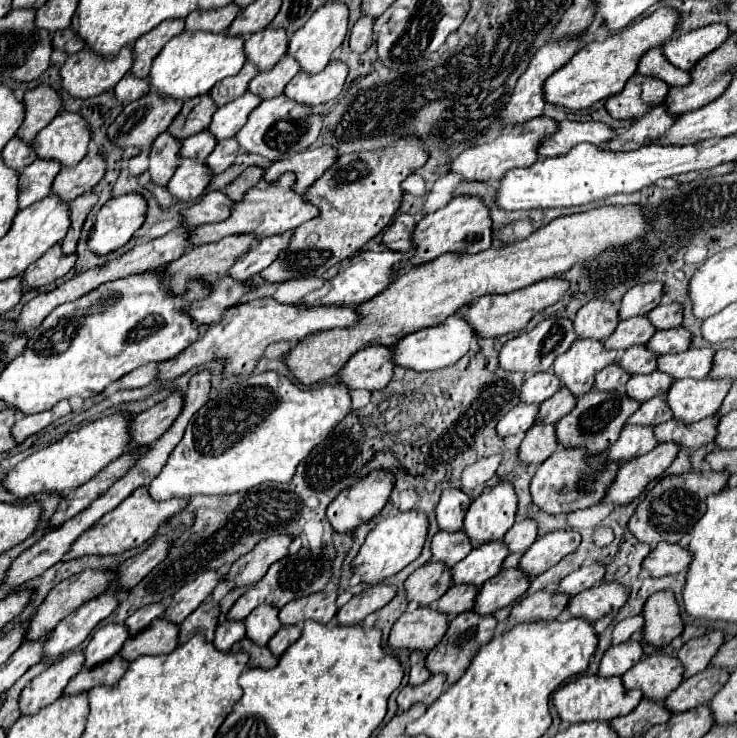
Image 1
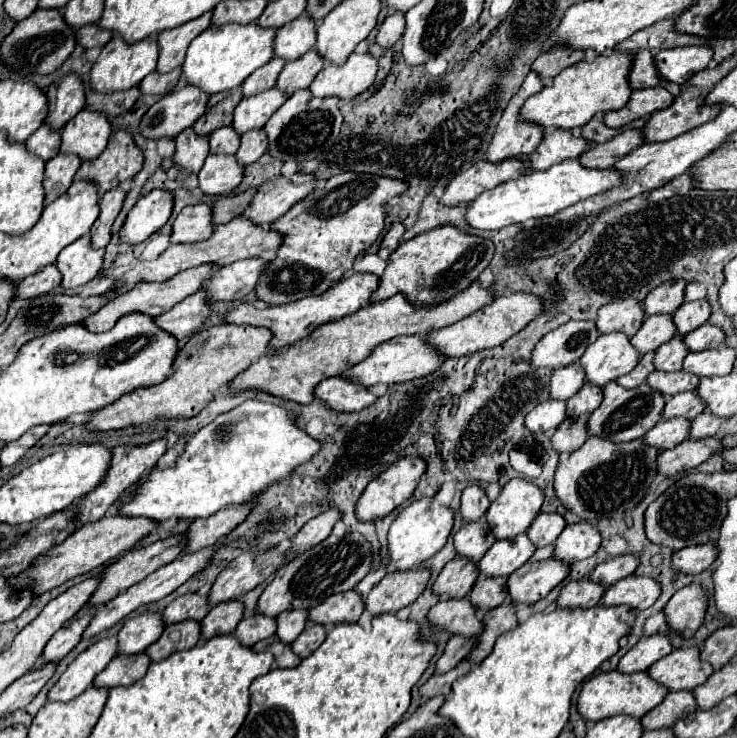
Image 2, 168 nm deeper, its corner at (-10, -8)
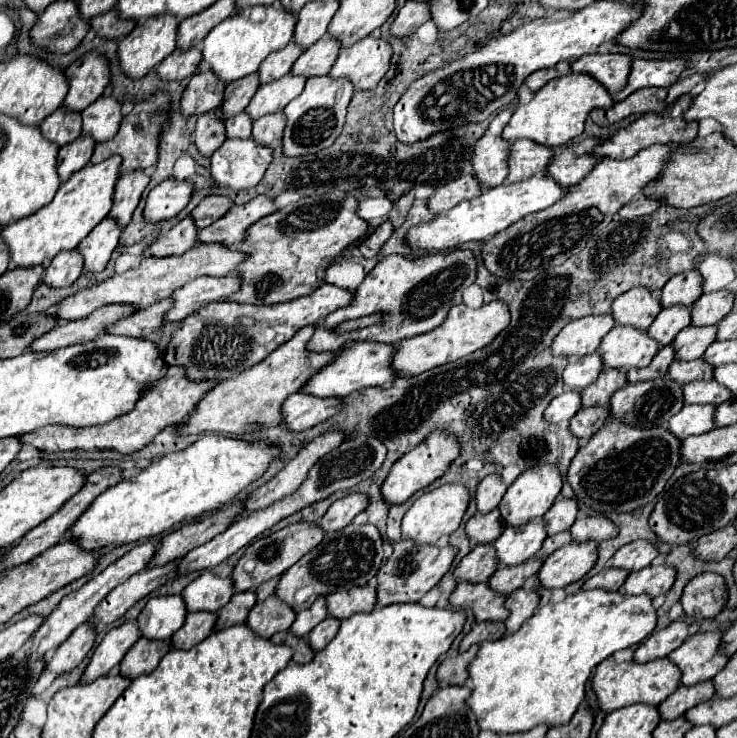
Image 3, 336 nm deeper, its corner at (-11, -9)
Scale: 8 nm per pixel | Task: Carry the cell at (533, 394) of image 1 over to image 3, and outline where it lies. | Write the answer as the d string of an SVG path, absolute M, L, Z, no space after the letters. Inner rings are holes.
M585 355L581 359L569 359L565 371L563 371L563 383L567 389L581 393L587 385L591 385L601 373L599 355Z

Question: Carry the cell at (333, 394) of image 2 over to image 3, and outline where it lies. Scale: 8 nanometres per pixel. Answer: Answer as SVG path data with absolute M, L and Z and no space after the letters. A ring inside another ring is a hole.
M297 391L283 403L283 417L289 429L305 431L335 417L341 411L343 403L345 401L339 397L313 397L309 393Z

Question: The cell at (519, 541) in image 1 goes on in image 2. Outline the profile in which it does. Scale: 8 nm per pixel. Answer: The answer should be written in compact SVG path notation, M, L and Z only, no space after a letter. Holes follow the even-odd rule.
M542 512L542 514L536 516L536 520L532 522L532 526L528 528L528 536L530 536L530 540L538 548L542 548L546 544L552 544L560 536L560 532L564 530L564 526L566 526L566 522L564 522L564 518L560 514L556 514L556 512L544 514Z

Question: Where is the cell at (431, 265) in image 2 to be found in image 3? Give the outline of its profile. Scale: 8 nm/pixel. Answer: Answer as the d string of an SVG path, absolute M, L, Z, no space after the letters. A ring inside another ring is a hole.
M453 249L449 253L427 253L415 259L409 259L405 255L387 255L357 287L353 303L325 317L327 325L315 331L315 335L309 341L309 349L335 351L343 347L347 341L399 343L403 339L433 331L445 321L449 309L461 303L463 291L475 283L475 277L477 277L477 259L469 249ZM375 311L383 311L383 313L387 311L385 319L379 325L343 335L333 331L339 323L347 319L359 319Z

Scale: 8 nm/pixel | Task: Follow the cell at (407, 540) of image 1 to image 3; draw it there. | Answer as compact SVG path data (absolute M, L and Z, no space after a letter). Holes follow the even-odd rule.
M457 483L427 491L419 499L415 499L413 505L407 509L401 523L401 533L405 539L411 539L417 545L437 545L445 541L445 537L449 537L459 527L467 503L469 503L469 491Z

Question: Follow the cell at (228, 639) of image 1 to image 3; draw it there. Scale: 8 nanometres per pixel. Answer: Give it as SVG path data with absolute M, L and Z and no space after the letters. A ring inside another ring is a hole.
M271 595L269 599L257 603L249 617L247 617L247 627L259 635L269 639L273 633L279 631L287 631L291 627L291 623L295 621L295 613L291 607L287 607L281 599L277 599L275 595Z

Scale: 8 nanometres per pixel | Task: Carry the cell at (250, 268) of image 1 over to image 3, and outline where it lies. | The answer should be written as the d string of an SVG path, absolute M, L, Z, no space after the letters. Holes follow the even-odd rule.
M229 273L223 277L199 277L179 293L173 293L175 305L167 313L165 321L183 321L183 317L189 317L191 313L197 313L211 301L221 301L227 299L231 293L237 293L241 287L241 275L239 273Z

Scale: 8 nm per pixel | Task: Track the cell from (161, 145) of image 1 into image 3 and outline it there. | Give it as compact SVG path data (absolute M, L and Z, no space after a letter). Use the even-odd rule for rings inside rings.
M213 113L207 115L199 115L195 131L193 131L193 141L197 151L203 157L211 157L225 141L225 129L223 129L223 121L219 121Z

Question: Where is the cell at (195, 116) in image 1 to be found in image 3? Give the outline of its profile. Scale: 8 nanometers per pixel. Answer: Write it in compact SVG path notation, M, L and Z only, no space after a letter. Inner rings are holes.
M253 73L251 77L245 77L243 81L233 81L225 87L225 97L223 97L223 103L221 103L221 111L223 111L223 121L241 113L251 97L255 95L255 91L259 89L259 79L257 79L257 73Z

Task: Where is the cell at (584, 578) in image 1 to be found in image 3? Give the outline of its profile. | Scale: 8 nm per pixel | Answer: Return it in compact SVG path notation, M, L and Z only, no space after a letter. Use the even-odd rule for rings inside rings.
M633 541L629 545L623 545L611 559L609 559L609 567L615 569L627 569L631 571L639 571L647 565L651 565L651 561L657 557L657 549L649 543L649 541Z

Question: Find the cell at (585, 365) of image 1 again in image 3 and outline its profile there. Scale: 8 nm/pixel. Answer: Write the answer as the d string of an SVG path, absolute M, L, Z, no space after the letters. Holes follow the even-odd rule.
M615 325L603 339L597 349L603 369L623 369L647 367L657 353L659 345L647 337L645 331L635 327Z

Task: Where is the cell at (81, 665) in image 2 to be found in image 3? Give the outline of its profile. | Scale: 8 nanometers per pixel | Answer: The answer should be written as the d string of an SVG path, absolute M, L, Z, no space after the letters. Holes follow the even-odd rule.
M123 623L121 627L111 629L103 637L103 641L93 649L93 657L91 657L89 665L85 667L79 683L89 683L89 681L95 681L97 677L107 675L113 667L117 667L121 663L121 659L129 651L129 647L135 645L135 641L139 637L141 637L141 633L135 623Z

